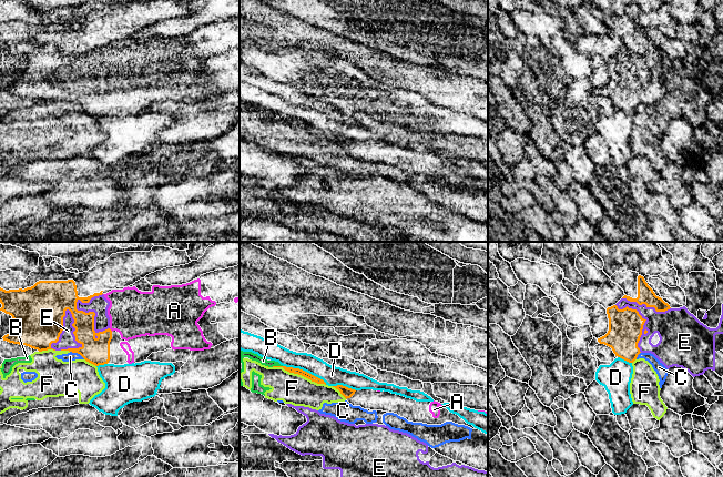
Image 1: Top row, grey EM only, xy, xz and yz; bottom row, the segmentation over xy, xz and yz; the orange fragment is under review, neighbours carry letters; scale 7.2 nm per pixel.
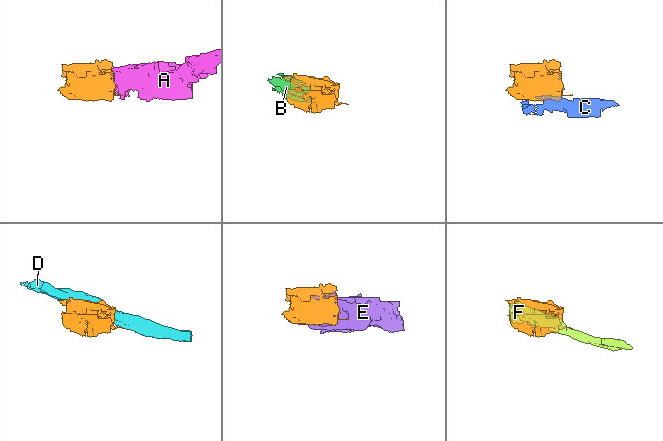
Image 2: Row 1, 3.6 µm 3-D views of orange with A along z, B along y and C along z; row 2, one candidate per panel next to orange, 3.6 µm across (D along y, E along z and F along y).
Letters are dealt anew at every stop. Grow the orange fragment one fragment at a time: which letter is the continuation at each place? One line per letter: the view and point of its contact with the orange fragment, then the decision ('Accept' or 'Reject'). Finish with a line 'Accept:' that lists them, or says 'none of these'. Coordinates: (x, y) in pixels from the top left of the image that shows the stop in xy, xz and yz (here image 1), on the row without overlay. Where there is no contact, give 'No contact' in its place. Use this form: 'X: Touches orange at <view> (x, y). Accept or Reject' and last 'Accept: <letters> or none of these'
A: Touches orange at xy (110, 81). Accept
B: Touches orange at xz (276, 118). Reject
C: Touches orange at xy (78, 104). Reject
D: Touches orange at xz (304, 122). Reject
E: Touches orange at xy (62, 81). Reject
F: Touches orange at xz (299, 125). Reject
Accept: A

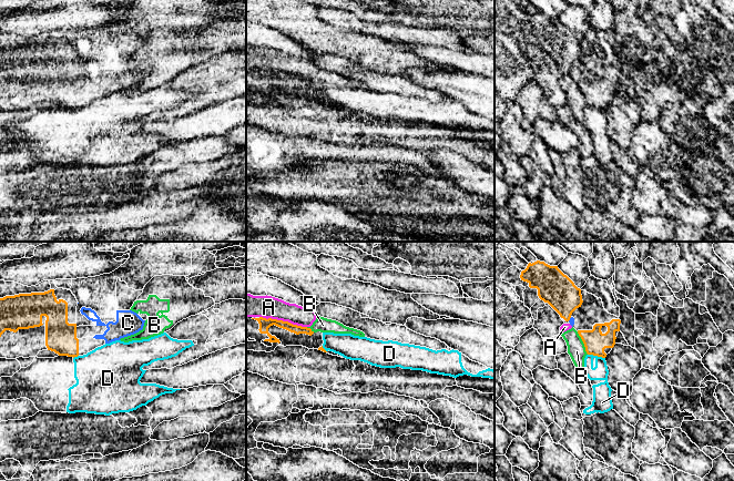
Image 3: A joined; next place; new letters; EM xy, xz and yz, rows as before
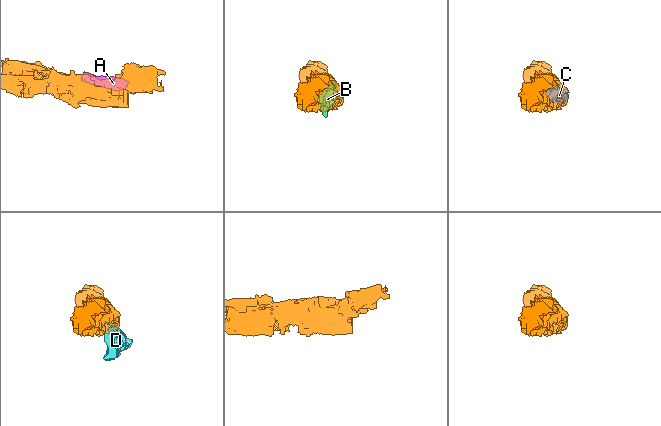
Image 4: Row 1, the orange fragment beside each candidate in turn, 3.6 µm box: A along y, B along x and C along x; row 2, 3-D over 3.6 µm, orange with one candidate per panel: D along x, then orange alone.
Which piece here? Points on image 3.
A: Touches orange at xz (282, 72). Reject
B: Touches orange at yz (583, 94). Reject
C: Touches orange at yz (569, 71). Accept
D: Touches orange at yz (597, 106). Reject
Accept: C

